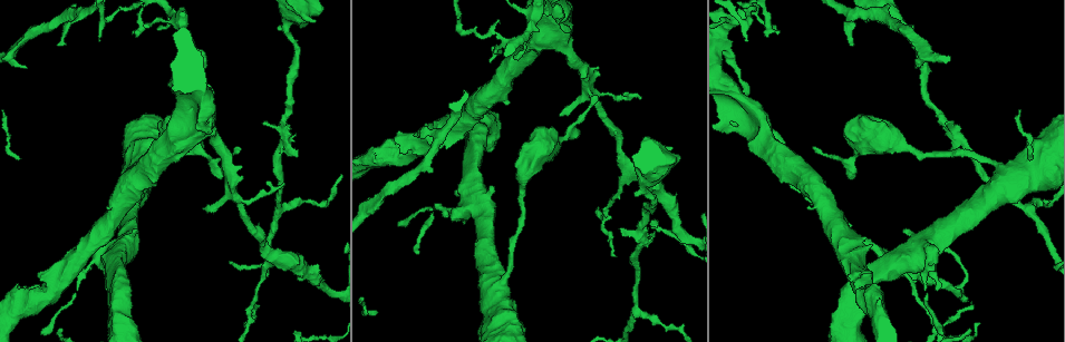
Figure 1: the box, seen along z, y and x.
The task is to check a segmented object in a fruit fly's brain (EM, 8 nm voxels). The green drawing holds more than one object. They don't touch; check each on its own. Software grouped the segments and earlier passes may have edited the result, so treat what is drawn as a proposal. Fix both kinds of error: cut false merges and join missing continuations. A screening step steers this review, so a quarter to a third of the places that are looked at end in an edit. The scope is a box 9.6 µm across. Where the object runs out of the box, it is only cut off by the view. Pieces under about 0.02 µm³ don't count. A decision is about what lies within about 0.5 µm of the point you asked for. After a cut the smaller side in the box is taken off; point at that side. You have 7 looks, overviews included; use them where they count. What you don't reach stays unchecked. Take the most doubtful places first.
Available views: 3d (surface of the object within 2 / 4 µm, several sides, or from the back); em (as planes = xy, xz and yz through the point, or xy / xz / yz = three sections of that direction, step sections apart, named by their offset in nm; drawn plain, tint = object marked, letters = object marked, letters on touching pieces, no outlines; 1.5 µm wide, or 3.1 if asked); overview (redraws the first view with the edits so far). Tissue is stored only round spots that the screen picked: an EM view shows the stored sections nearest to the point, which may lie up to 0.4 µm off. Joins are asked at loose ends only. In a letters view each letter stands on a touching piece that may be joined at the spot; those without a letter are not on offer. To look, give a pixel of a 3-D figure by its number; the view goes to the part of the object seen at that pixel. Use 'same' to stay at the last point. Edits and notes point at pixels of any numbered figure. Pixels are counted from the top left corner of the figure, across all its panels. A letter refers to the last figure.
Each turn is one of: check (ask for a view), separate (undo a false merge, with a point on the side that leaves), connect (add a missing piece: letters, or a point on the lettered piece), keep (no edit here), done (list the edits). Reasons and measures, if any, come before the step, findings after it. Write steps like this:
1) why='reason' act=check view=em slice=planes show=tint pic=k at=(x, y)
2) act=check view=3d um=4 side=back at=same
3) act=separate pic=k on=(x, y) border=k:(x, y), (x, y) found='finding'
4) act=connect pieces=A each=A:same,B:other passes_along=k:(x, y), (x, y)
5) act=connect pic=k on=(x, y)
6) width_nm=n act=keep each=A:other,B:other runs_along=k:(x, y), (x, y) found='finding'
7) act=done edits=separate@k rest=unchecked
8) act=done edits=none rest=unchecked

why='free end' act=check view=em slice=planes show=letters pic=1 at=(654, 231)

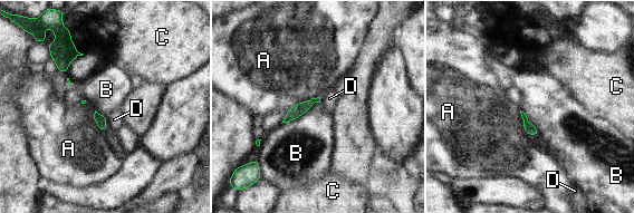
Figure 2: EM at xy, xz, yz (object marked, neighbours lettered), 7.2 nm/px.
act=keep each=A:other,B:other,C:other,D:other border=2:(319, 96), (299, 102), (286, 113) found='no lettered piece goes on from it'

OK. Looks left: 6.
why='free end' act=check view=3d um=2 pic=1 at=(560, 113)

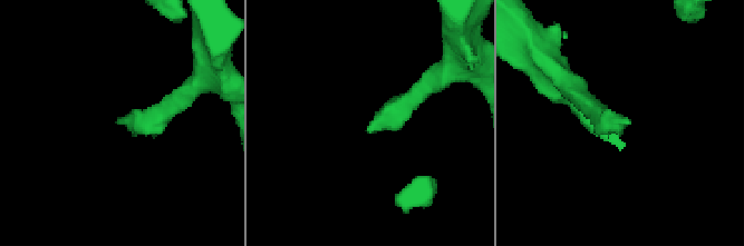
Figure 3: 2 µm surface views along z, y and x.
why='now the EM' act=check view=em slice=xy step=4 show=plain pic=3 at=(369, 130)

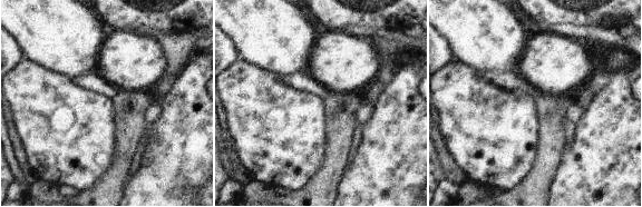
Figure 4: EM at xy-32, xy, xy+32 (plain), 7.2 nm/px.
act=check view=em slice=xy step=4 show=letters at=same

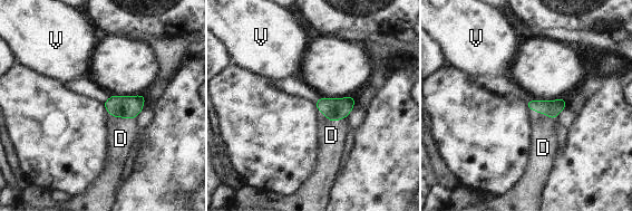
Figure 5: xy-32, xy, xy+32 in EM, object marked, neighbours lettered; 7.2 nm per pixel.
longest_contact=D:110nm act=connect pieces=D each=D:same,V:other passes_along=5:(332, 108), (336, 120), (331, 135) found='the neuron continues'

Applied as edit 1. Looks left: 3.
act=done edits=connect@5 rest=unchecked

